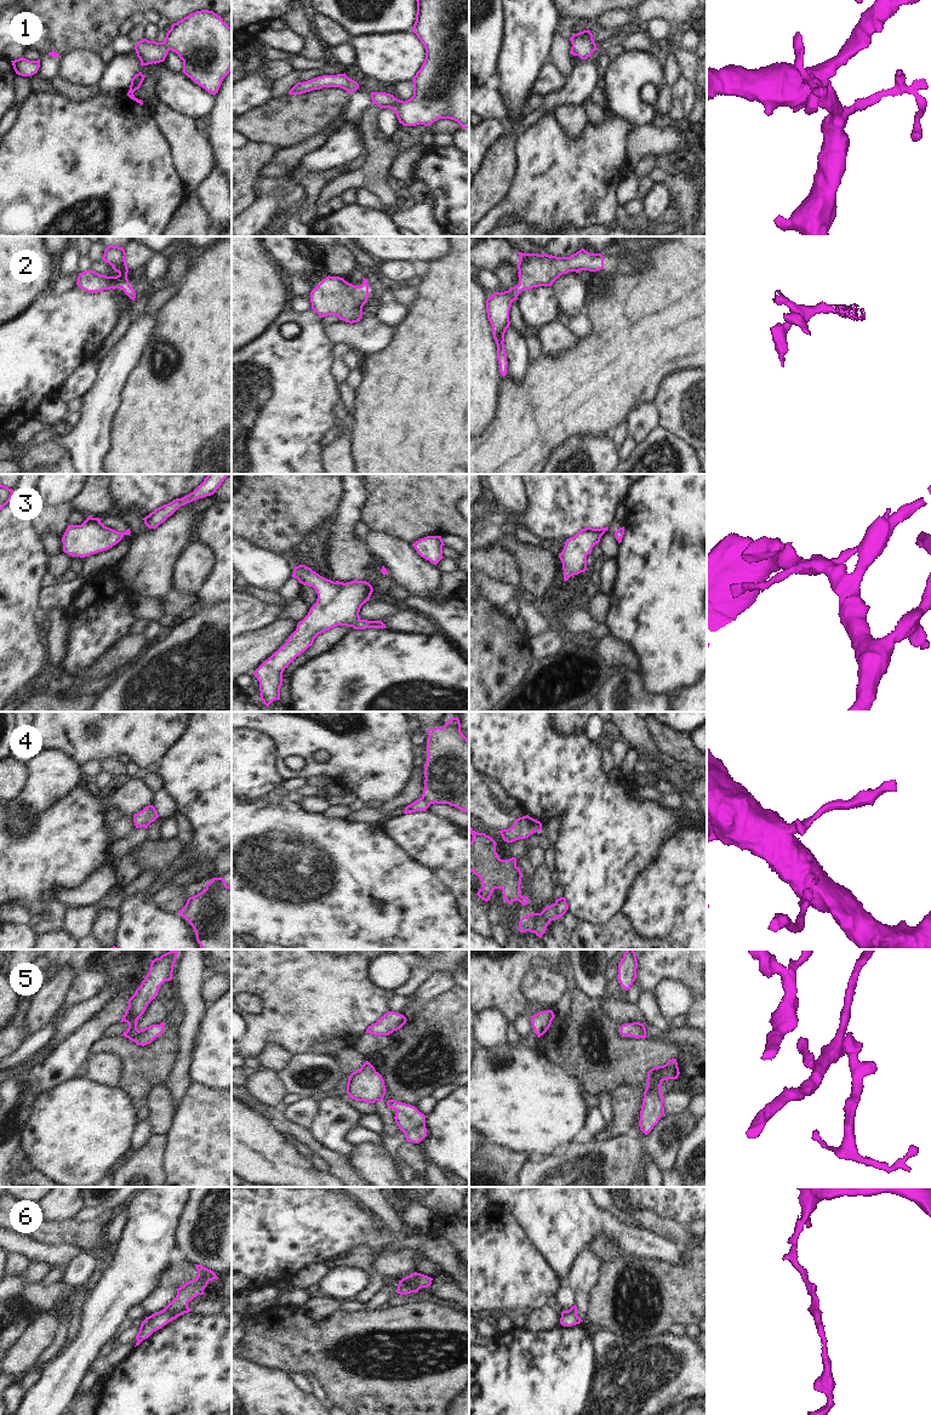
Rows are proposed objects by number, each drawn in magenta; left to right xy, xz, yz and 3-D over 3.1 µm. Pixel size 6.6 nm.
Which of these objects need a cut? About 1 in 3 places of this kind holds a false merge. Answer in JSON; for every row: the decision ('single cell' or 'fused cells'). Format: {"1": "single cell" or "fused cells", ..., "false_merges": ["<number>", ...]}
{"1": "single cell", "2": "single cell", "3": "single cell", "4": "fused cells", "5": "single cell", "6": "single cell", "false_merges": ["4"]}

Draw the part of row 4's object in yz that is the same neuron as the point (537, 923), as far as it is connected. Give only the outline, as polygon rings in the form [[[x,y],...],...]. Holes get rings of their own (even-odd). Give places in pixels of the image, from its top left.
[[[555,903],[546,907],[541,913],[531,913],[520,919],[520,932],[535,932],[539,938],[546,932],[548,924],[559,918]]]

